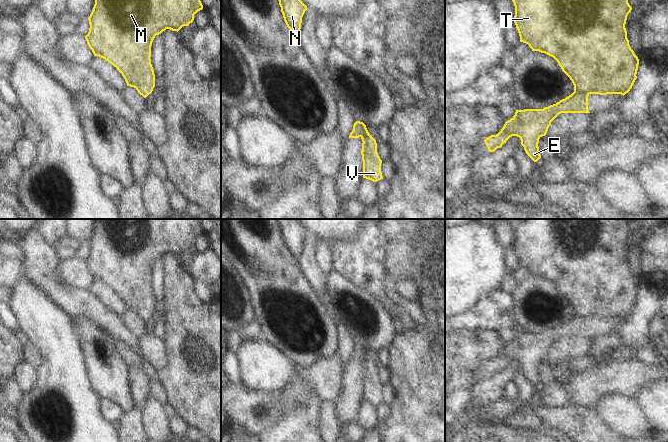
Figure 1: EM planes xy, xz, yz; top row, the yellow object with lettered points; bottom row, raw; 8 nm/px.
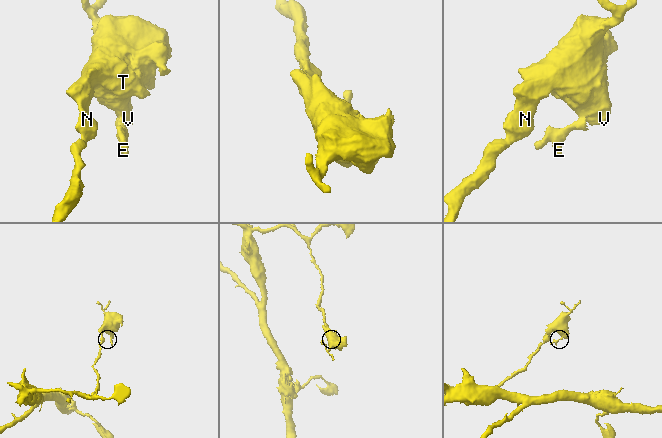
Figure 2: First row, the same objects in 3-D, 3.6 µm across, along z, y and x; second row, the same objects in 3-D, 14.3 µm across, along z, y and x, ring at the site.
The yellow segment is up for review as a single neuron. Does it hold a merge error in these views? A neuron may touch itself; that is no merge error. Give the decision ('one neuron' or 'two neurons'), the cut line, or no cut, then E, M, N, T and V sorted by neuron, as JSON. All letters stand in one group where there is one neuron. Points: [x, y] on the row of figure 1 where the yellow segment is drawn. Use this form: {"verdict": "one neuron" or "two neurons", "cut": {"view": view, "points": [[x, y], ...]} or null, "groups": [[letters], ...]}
{"verdict": "two neurons", "cut": {"view": "yz", "points": [[574, 91], [588, 94]]}, "groups": [["E"], ["M", "N", "T", "V"]]}

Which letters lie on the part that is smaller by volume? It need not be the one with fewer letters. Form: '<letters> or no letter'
E.

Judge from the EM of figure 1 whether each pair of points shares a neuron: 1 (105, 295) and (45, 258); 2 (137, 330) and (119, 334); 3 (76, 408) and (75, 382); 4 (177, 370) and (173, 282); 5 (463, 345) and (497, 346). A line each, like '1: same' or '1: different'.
1: different
2: different
3: same
4: same
5: same

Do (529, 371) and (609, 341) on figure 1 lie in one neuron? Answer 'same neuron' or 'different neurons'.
different neurons

